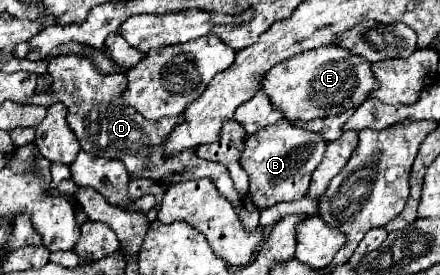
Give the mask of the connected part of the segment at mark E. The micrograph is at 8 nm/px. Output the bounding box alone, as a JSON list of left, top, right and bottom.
[263,44,379,120]

